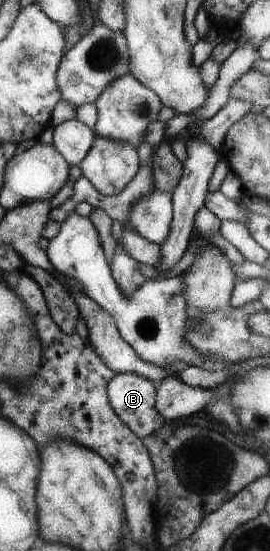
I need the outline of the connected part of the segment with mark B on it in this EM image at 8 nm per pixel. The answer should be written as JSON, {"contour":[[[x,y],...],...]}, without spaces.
{"contour":[[[116,373],[107,384],[110,408],[139,439],[166,422],[155,409],[155,389],[151,380],[132,373]]]}

